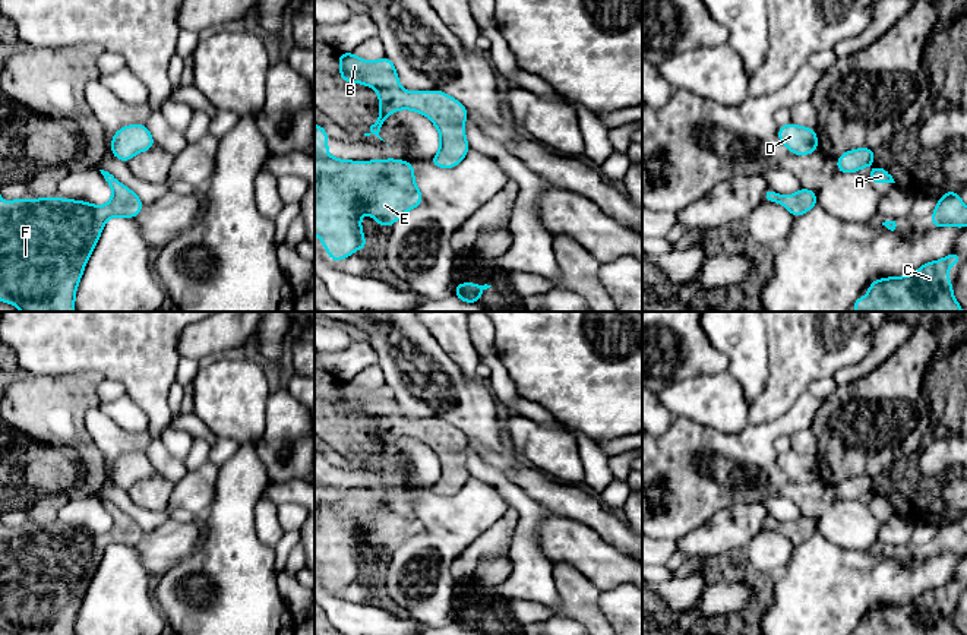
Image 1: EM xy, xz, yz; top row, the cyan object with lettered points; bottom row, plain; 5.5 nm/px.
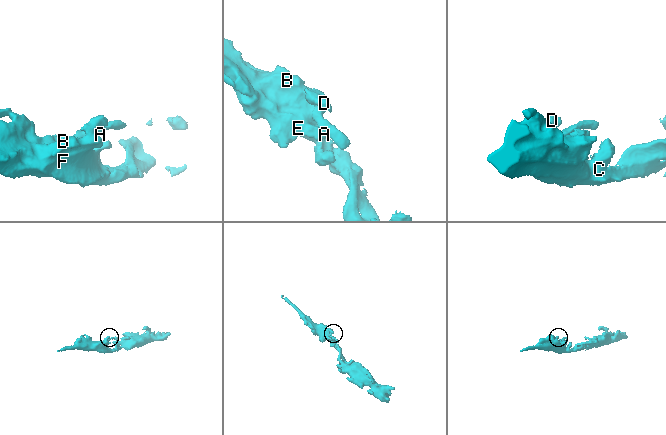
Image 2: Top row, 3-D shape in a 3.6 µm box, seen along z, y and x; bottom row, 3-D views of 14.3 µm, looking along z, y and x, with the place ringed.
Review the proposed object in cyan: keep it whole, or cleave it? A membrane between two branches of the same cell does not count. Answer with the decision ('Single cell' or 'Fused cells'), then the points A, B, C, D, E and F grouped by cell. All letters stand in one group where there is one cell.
Single cell. Groups: A B C D E F

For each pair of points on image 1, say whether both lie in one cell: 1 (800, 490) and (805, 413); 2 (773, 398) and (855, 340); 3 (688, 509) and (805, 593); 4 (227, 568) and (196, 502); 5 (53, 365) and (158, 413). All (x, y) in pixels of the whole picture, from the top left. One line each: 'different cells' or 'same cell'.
1: same cell
2: same cell
3: different cells
4: different cells
5: same cell

